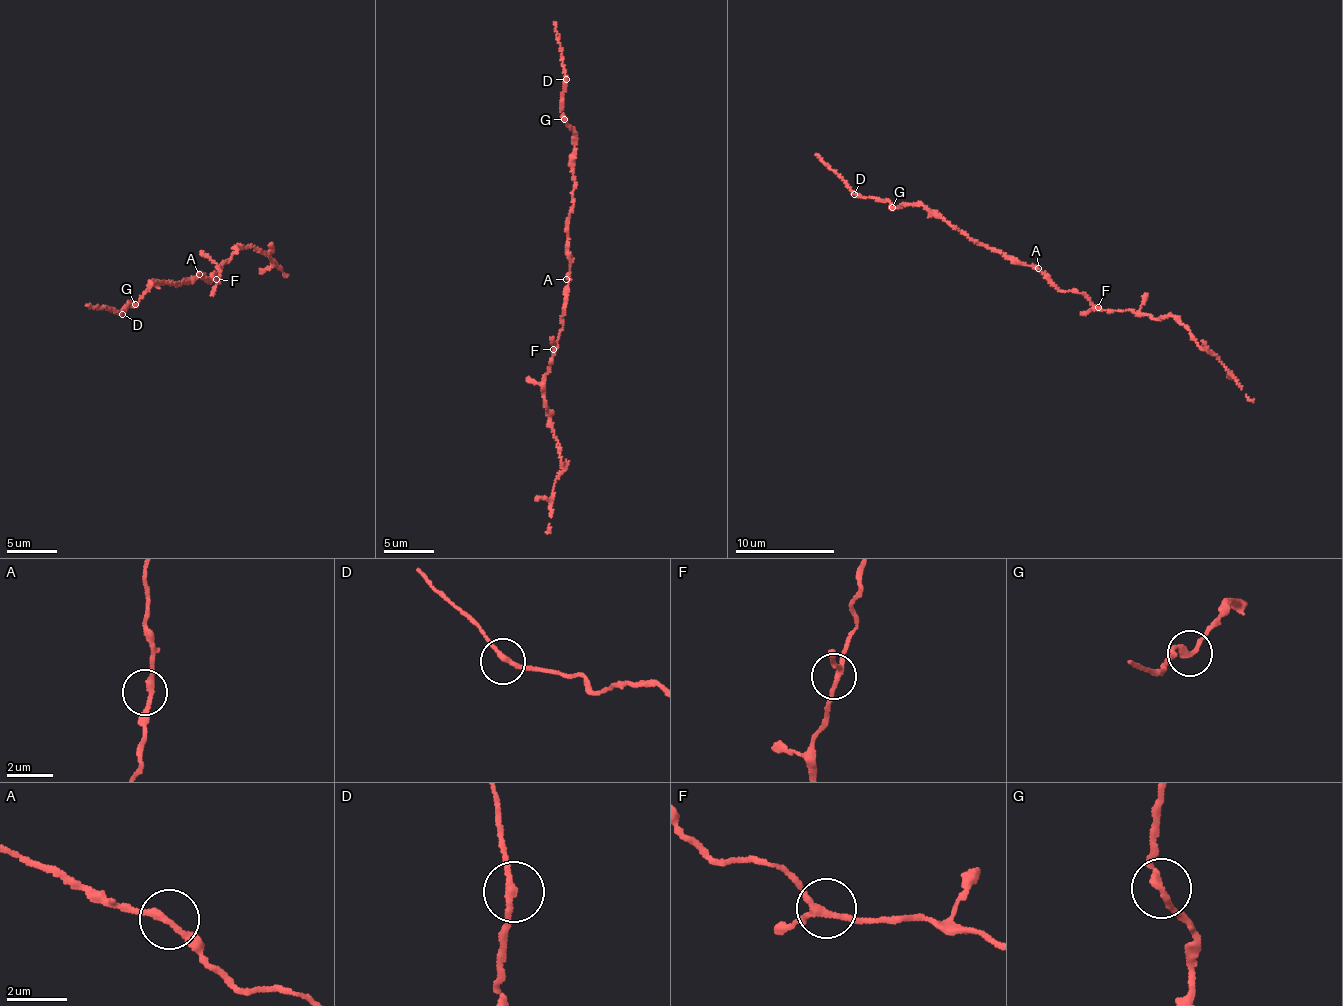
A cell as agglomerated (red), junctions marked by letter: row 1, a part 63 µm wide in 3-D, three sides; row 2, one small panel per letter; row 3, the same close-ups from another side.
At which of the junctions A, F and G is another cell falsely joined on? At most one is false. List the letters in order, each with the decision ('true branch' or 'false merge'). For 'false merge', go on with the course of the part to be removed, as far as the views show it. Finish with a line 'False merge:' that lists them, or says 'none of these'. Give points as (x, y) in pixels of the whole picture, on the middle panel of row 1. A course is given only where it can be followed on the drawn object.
A: true branch
F: true branch
G: true branch
False merge: none of these

